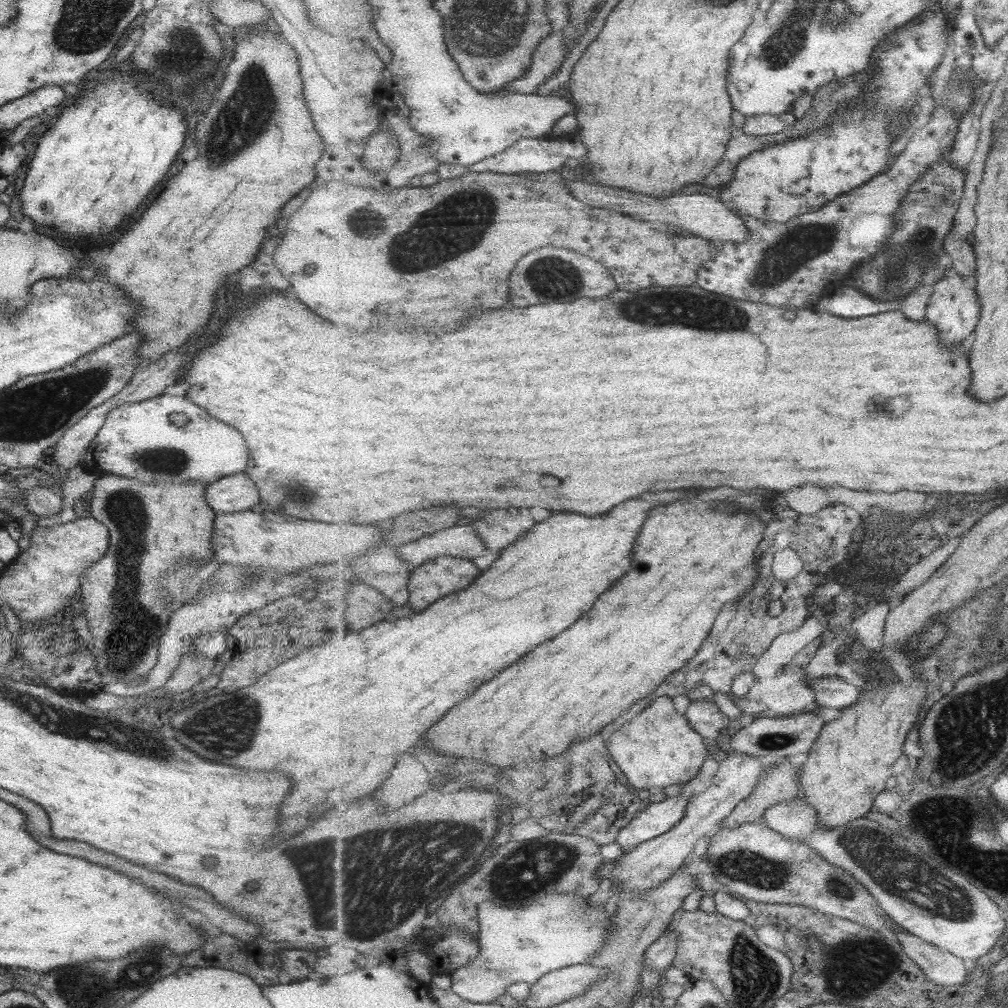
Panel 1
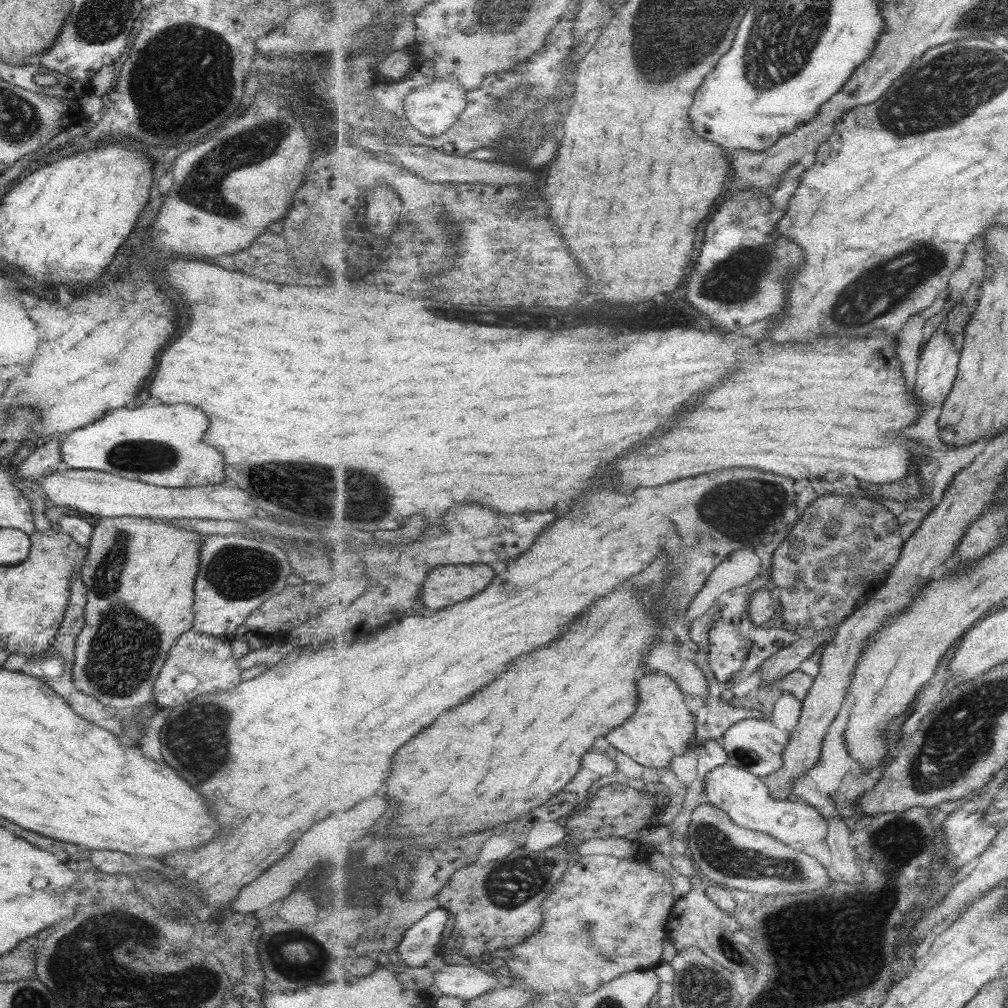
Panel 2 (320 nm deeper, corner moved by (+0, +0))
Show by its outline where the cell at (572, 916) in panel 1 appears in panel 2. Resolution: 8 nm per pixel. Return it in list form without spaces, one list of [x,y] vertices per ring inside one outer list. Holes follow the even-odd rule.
[[[484,962],[480,967],[443,964],[441,970],[434,972],[434,984],[443,995],[469,1000],[483,996],[500,983],[494,970]]]

